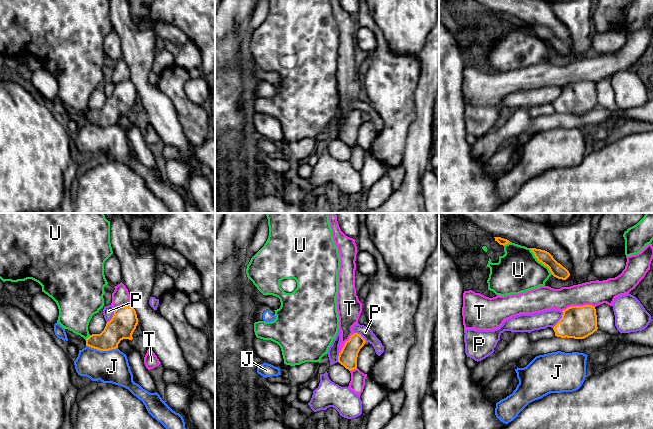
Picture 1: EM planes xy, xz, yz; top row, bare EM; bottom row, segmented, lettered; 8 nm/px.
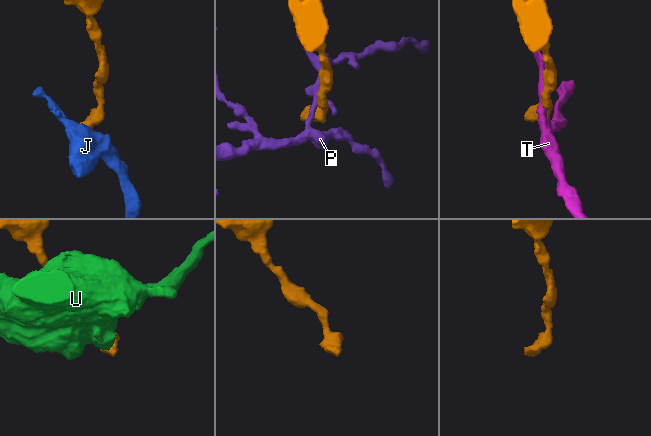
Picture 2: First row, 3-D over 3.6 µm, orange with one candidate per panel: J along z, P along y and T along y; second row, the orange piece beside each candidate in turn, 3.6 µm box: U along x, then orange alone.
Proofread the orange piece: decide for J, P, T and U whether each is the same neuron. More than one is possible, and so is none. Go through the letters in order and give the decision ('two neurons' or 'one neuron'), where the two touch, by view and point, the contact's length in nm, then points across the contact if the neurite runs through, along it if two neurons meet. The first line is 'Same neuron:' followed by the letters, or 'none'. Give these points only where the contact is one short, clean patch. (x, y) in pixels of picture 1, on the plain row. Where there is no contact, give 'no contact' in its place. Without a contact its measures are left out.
Same neuron: none
J: two neurons | xy (102, 126) | 260 nm | along xy (86, 121), (100, 126), (117, 124)
P: two neurons | yz (560, 95) | 160 nm | along yz (562, 87), (562, 93), (552, 103)
T: two neurons | yz (578, 82) | 260 nm | along yz (594, 82), (571, 81), (562, 87)
U: two neurons | yz (540, 37) | 280 nm

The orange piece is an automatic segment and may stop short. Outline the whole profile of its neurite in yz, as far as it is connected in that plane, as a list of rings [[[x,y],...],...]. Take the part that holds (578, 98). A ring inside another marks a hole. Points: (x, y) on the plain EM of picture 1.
[[[571,82],[562,88],[562,94],[553,103],[555,112],[584,115],[597,107],[597,91],[594,82]]]

